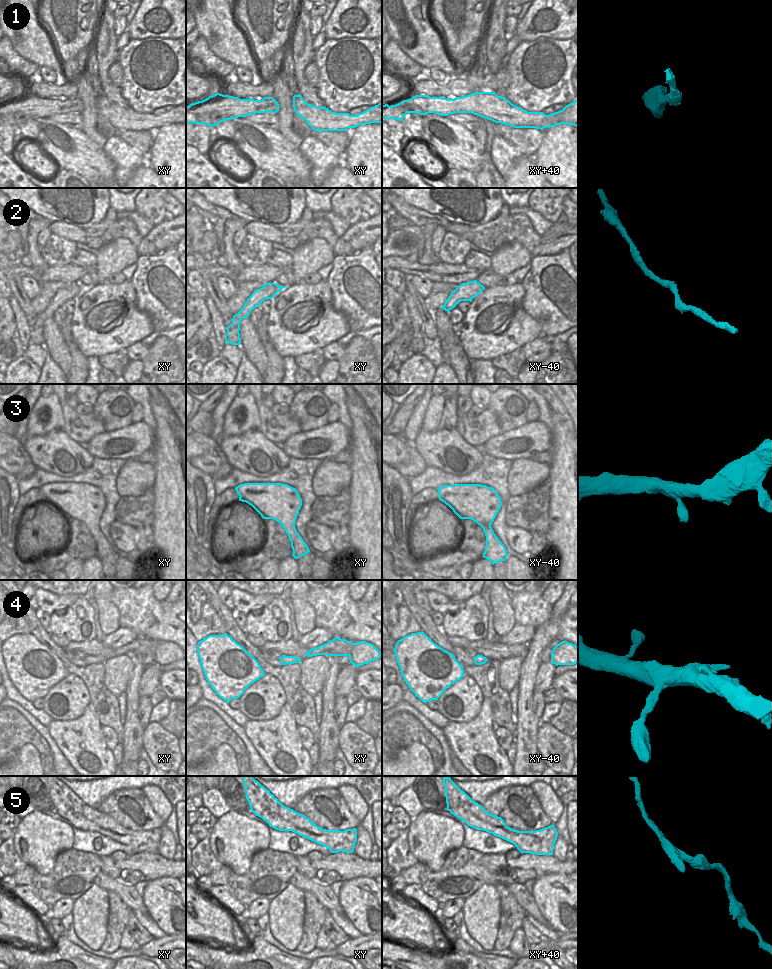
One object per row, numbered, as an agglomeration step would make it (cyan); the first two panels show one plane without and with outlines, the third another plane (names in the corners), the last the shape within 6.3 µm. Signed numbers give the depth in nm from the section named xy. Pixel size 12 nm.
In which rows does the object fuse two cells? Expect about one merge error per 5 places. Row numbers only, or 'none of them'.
4

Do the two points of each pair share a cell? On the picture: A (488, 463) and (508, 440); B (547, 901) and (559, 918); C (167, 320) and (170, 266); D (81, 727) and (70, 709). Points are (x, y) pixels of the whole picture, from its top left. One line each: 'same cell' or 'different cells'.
A: different cells
B: same cell
C: same cell
D: different cells

